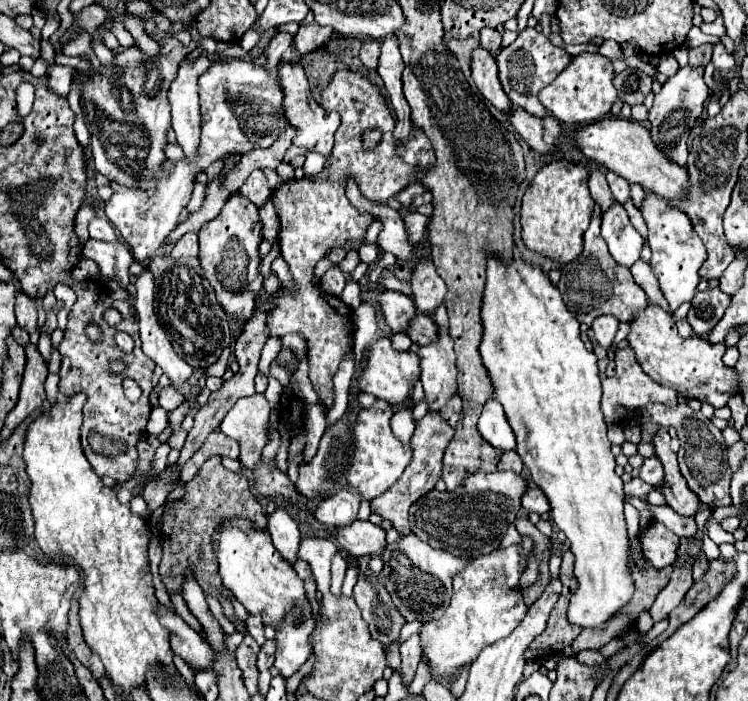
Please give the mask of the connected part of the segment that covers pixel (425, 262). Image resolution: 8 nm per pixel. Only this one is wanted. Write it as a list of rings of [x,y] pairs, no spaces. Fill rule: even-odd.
[[[420,259],[416,263],[412,273],[412,295],[416,309],[422,313],[434,311],[444,301],[446,283],[444,279],[440,279],[440,275],[436,275],[430,259]]]

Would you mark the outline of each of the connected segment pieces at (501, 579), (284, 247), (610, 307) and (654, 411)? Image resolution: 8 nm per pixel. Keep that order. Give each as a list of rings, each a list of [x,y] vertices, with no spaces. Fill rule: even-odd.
[[[510,545],[504,551],[492,551],[488,555],[474,559],[464,571],[460,571],[454,577],[454,595],[452,595],[452,601],[450,601],[450,607],[446,609],[446,613],[436,621],[424,623],[424,627],[420,631],[422,649],[424,649],[424,655],[430,663],[430,667],[432,667],[432,673],[438,681],[450,681],[450,677],[454,677],[460,667],[474,661],[486,645],[506,637],[522,621],[522,617],[526,613],[526,605],[520,595],[518,579],[520,579],[520,573],[524,571],[526,565],[520,565],[518,553],[520,553],[520,547]]]
[[[336,71],[334,79],[330,81],[330,85],[324,89],[322,93],[322,101],[320,105],[324,109],[332,109],[332,111],[338,111],[340,117],[342,117],[342,123],[336,131],[336,143],[334,143],[334,149],[322,169],[322,173],[318,175],[312,175],[312,177],[302,177],[302,179],[290,179],[290,181],[284,181],[280,187],[276,187],[272,191],[272,203],[274,203],[274,209],[280,217],[280,235],[278,235],[278,241],[280,241],[280,255],[284,257],[284,261],[288,263],[290,267],[290,273],[296,281],[296,289],[292,293],[280,289],[276,291],[272,297],[270,297],[270,311],[268,311],[268,319],[266,319],[266,331],[270,337],[284,337],[288,333],[296,333],[300,335],[304,341],[306,341],[306,347],[308,347],[308,367],[310,367],[310,381],[312,381],[312,387],[314,391],[320,395],[320,399],[326,403],[326,407],[332,407],[334,405],[334,375],[338,371],[338,365],[344,361],[344,357],[352,351],[352,333],[354,333],[354,315],[352,315],[352,309],[332,297],[330,293],[326,293],[320,285],[320,277],[314,273],[314,267],[320,259],[326,257],[328,251],[332,249],[344,249],[346,243],[350,241],[364,241],[366,237],[366,229],[370,227],[372,221],[372,215],[360,215],[356,211],[356,207],[352,207],[352,203],[348,203],[348,197],[344,193],[344,179],[356,179],[356,185],[360,187],[360,193],[368,199],[372,199],[372,203],[388,203],[390,197],[396,197],[404,187],[410,185],[410,181],[414,181],[418,177],[420,171],[428,171],[428,167],[432,167],[434,163],[434,155],[432,155],[432,145],[428,143],[428,137],[422,133],[422,131],[416,131],[414,127],[414,133],[410,135],[410,141],[414,141],[414,165],[412,163],[406,163],[404,157],[400,155],[402,153],[402,145],[398,145],[394,141],[394,127],[396,127],[396,119],[392,117],[390,109],[386,107],[384,99],[382,99],[382,91],[378,89],[378,85],[374,85],[368,77],[364,77],[362,73],[356,73],[356,71]],[[366,129],[384,129],[384,137],[382,141],[366,151],[362,147],[364,139],[364,131]]]
[[[594,207],[590,227],[584,233],[584,251],[572,263],[562,267],[562,279],[558,283],[558,291],[562,293],[568,311],[586,325],[592,325],[592,321],[600,315],[614,315],[620,321],[632,321],[636,311],[642,311],[650,303],[632,273],[626,267],[620,267],[608,253],[608,247],[600,235],[600,219],[602,211],[600,207]]]
[[[646,405],[640,409],[640,421],[654,421],[662,427],[676,427],[680,437],[680,453],[678,463],[680,471],[686,477],[692,491],[698,495],[698,499],[704,505],[720,507],[720,505],[732,505],[732,499],[728,495],[730,481],[732,481],[732,469],[728,465],[728,449],[724,445],[722,431],[714,427],[710,419],[706,419],[700,411],[692,411],[688,405],[678,405],[674,409],[666,409],[660,405]]]

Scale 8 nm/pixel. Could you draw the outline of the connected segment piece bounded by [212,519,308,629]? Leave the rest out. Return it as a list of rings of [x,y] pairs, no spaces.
[[[228,519],[224,521],[224,525],[220,525],[212,539],[220,563],[222,583],[236,595],[236,599],[246,607],[248,613],[260,615],[264,625],[276,629],[284,621],[286,611],[308,603],[304,581],[298,577],[292,565],[276,551],[266,531],[254,529],[254,525],[246,519]]]

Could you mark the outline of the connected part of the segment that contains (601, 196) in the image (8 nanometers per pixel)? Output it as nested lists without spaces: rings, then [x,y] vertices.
[[[592,169],[590,171],[590,179],[588,179],[588,185],[590,185],[590,195],[596,203],[600,203],[602,211],[606,211],[610,205],[612,205],[612,193],[610,193],[610,187],[608,187],[608,181],[604,177],[602,171],[598,169]]]

